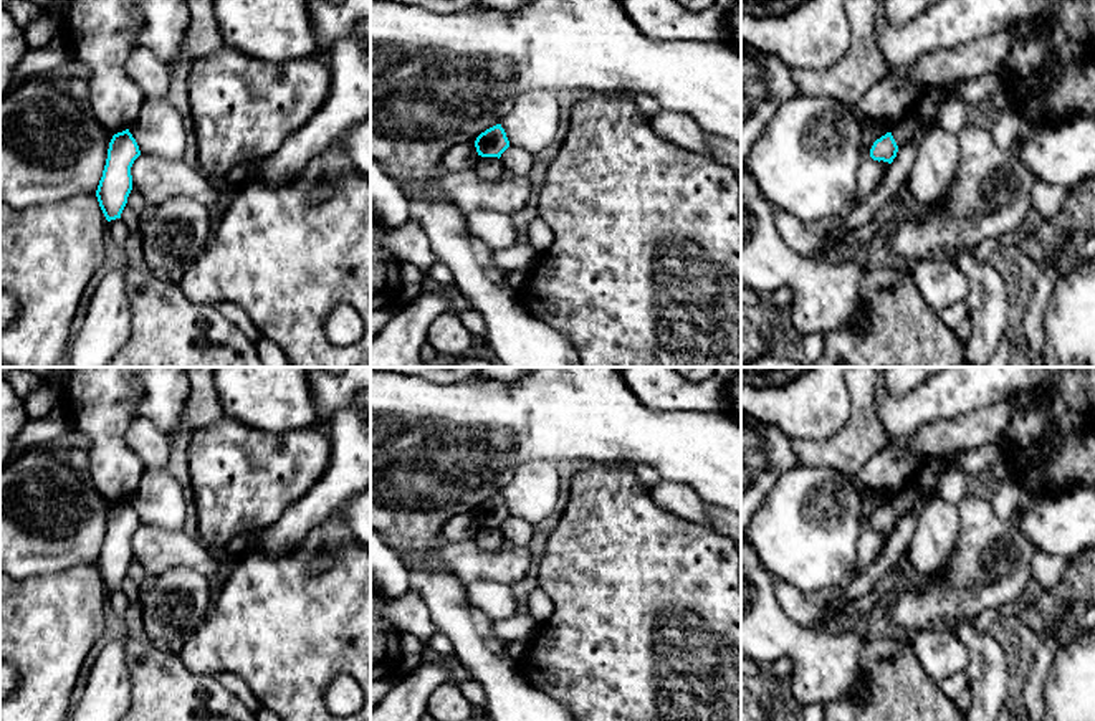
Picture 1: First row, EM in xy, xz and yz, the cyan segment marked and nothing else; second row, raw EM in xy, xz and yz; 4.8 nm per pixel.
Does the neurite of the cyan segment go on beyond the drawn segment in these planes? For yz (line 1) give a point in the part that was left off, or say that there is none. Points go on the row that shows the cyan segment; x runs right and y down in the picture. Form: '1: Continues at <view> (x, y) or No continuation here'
1: No continuation here

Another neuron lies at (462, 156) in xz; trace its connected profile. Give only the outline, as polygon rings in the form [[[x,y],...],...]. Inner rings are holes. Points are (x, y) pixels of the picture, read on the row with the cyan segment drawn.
[[[475,142],[452,146],[443,157],[443,169],[447,172],[458,172],[473,169],[478,159]]]

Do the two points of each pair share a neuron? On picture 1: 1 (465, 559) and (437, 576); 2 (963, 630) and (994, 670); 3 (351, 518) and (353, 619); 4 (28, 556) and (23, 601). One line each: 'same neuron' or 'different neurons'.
1: different neurons
2: same neuron
3: different neurons
4: different neurons

